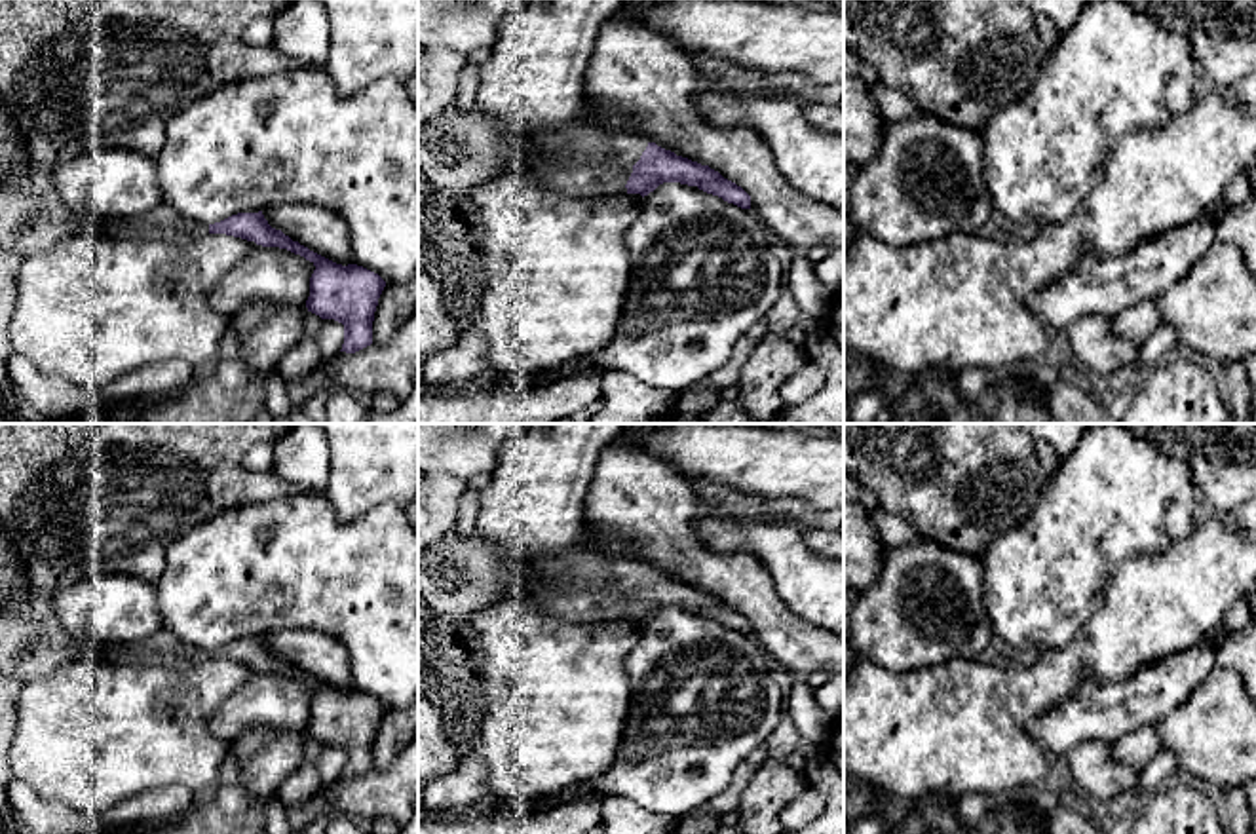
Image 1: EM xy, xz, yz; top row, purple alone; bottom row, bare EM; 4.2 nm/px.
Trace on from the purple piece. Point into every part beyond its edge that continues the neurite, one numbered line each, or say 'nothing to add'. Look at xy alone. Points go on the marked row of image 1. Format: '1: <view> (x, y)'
1: xy (162, 221)

